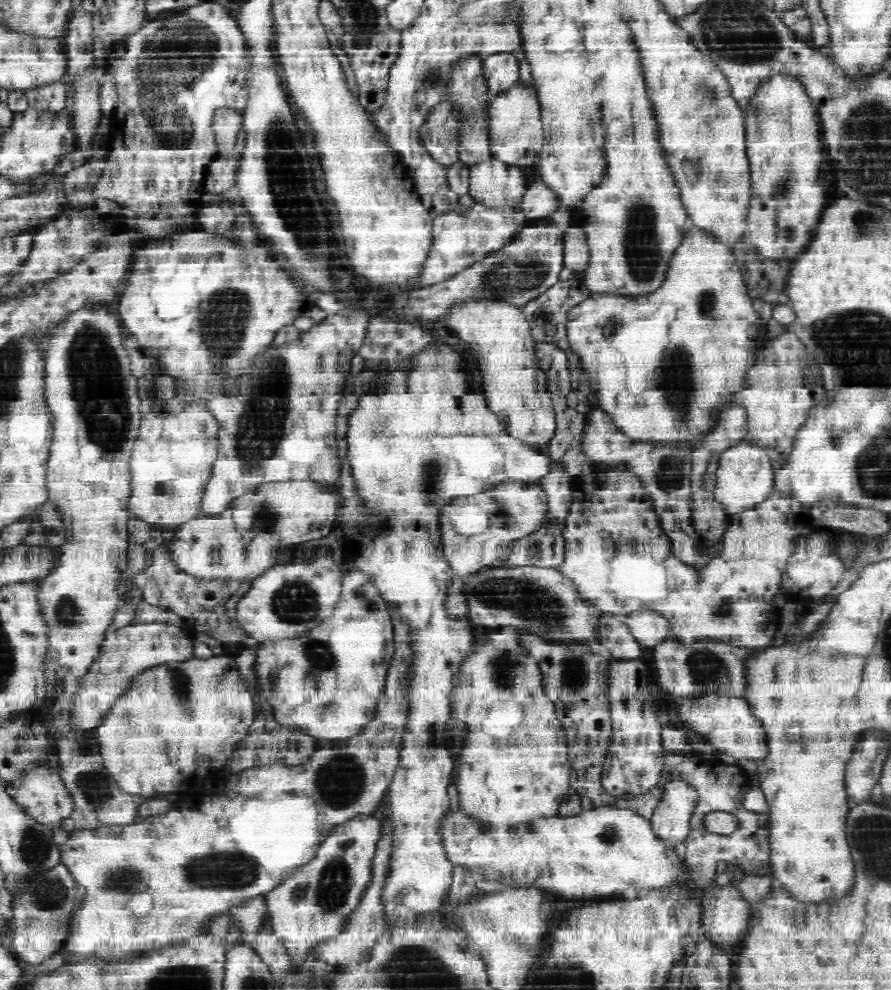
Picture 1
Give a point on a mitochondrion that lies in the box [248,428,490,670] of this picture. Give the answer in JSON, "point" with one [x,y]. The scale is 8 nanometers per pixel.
{"point":[297,601]}

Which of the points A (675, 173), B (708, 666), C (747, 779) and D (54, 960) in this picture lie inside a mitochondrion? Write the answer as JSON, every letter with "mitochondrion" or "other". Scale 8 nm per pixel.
{"A":"other","B":"mitochondrion","C":"other","D":"other"}

